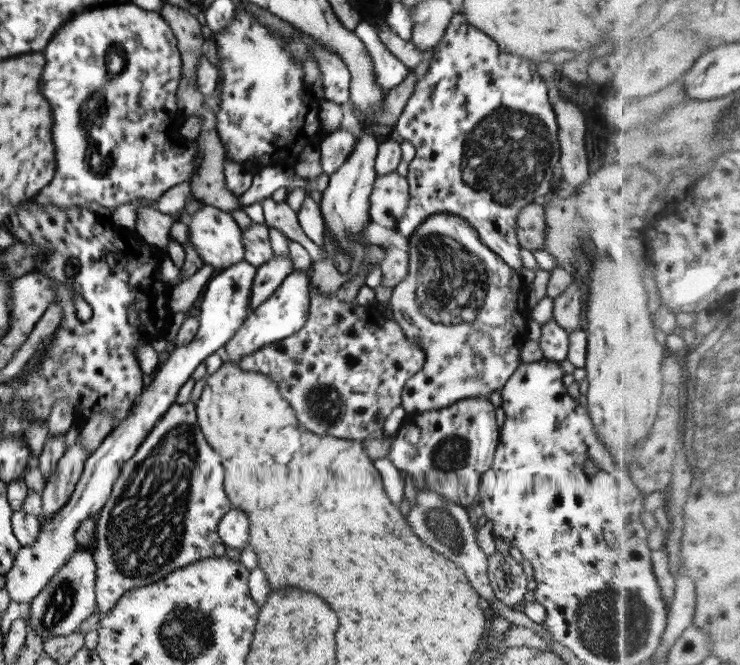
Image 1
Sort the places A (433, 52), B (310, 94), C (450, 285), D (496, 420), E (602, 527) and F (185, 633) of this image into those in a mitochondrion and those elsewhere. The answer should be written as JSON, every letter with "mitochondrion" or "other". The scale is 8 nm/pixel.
{"A":"other","B":"other","C":"mitochondrion","D":"other","E":"other","F":"mitochondrion"}

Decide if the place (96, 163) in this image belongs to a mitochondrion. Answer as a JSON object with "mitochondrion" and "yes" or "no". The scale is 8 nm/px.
{"mitochondrion":"yes"}

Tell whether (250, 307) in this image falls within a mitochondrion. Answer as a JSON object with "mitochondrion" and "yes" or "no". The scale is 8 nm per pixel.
{"mitochondrion":"no"}

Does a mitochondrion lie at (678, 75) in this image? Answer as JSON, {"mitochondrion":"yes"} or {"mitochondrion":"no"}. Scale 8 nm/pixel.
{"mitochondrion":"no"}

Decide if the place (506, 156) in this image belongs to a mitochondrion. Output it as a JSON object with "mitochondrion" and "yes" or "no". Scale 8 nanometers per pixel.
{"mitochondrion":"yes"}

